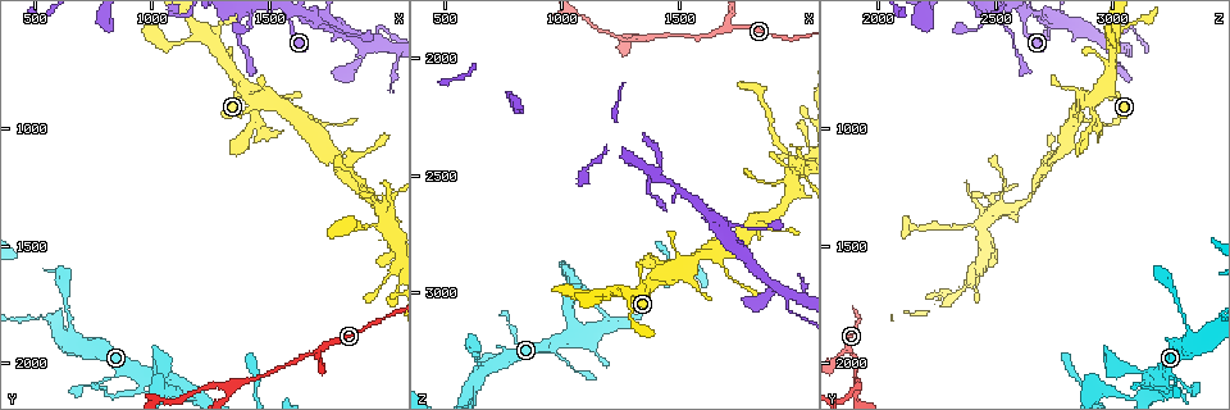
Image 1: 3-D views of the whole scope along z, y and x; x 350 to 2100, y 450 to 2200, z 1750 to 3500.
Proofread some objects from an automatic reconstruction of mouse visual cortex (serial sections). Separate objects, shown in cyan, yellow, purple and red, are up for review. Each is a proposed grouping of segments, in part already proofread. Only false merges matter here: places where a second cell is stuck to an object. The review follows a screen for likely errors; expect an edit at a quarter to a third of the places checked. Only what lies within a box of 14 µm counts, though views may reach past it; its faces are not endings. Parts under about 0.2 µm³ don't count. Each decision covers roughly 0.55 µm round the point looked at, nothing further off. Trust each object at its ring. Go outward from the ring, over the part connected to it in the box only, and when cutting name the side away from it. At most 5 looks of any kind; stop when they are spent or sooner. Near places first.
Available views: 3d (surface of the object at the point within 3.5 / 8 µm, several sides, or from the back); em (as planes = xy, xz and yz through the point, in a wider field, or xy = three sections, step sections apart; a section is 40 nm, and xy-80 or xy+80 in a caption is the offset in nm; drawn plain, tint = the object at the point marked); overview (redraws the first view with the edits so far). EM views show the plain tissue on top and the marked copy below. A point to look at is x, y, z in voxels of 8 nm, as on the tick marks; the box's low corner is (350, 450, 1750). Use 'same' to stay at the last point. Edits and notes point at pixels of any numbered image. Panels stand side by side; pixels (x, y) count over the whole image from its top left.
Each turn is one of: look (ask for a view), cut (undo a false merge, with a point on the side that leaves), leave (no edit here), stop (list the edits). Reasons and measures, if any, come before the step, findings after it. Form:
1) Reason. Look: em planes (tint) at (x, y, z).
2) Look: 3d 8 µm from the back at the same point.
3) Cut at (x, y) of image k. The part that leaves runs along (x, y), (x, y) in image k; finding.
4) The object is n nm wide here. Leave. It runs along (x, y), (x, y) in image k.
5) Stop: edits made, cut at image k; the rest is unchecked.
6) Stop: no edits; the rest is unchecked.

Narrows sharply. Look: 3d 3.5 µm at (1960, 620, 3010).

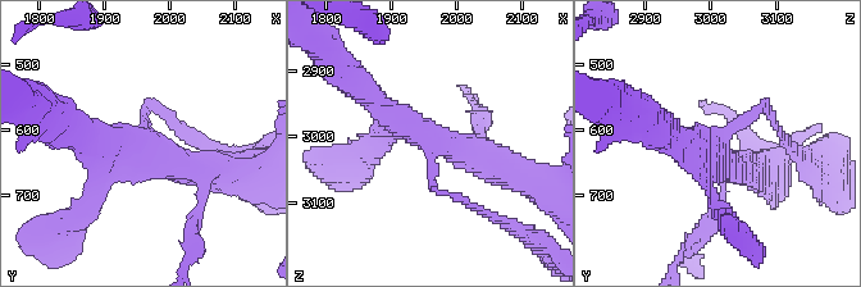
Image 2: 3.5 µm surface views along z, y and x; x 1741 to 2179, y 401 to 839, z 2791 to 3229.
Now the EM. Look: em xy step 2 (tint) at (1970, 625, 3010).

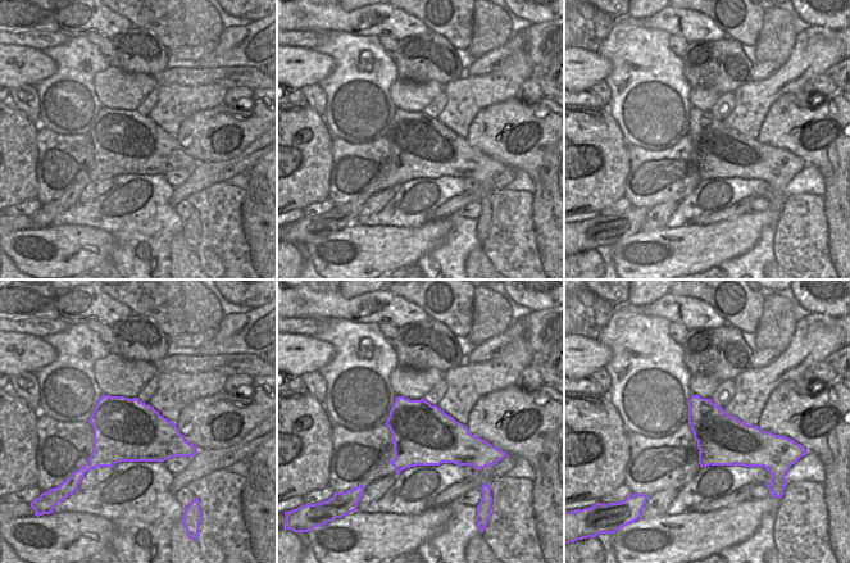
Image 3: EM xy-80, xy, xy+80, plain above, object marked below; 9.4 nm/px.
Leave. It runs along (368, 92), (434, 141), (505, 171) in image 2; one cell here.

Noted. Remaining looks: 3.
Look: em xy step 5 (tint) at (2000, 1390, 2460).

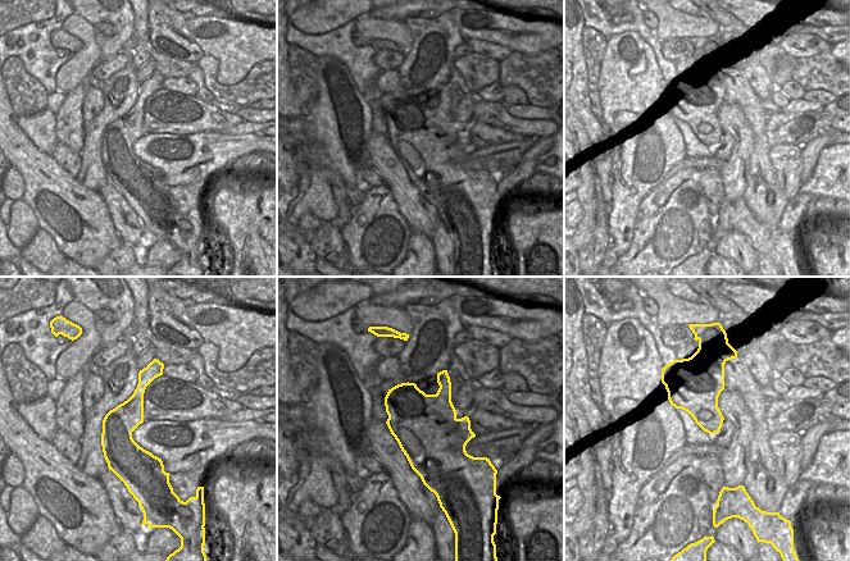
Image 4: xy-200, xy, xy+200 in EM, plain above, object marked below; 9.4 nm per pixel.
Look: 3d 3.5 µm at the same point.

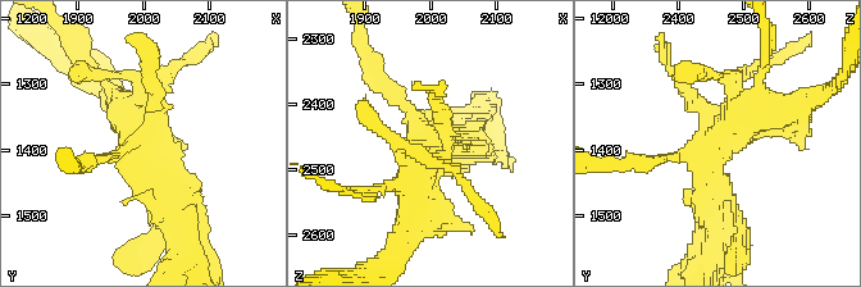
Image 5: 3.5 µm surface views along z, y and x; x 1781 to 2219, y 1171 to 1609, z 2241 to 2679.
The object is 600 nm wide here. Leave. It runs along (149, 372), (124, 419), (127, 471) in image 4; all the same cell.

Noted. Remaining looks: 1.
Stop: no edits; the rest is unchecked.

